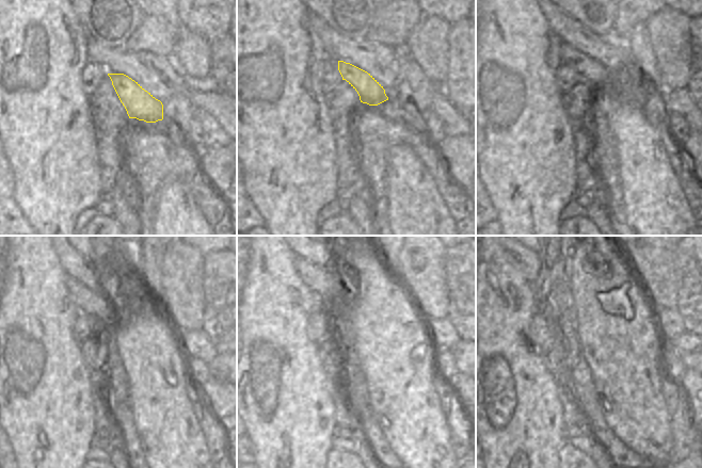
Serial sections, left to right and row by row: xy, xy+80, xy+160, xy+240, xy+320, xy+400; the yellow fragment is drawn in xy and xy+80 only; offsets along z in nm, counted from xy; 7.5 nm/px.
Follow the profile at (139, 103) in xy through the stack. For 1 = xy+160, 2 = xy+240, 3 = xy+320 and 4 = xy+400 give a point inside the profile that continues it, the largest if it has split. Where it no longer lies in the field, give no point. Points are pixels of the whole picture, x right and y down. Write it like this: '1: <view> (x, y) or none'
1: xy+160 (593, 73)
2: xy+240 (99, 303)
3: xy+320 (323, 281)
4: xy+400 (548, 267)

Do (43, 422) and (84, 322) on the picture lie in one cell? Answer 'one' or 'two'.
two

